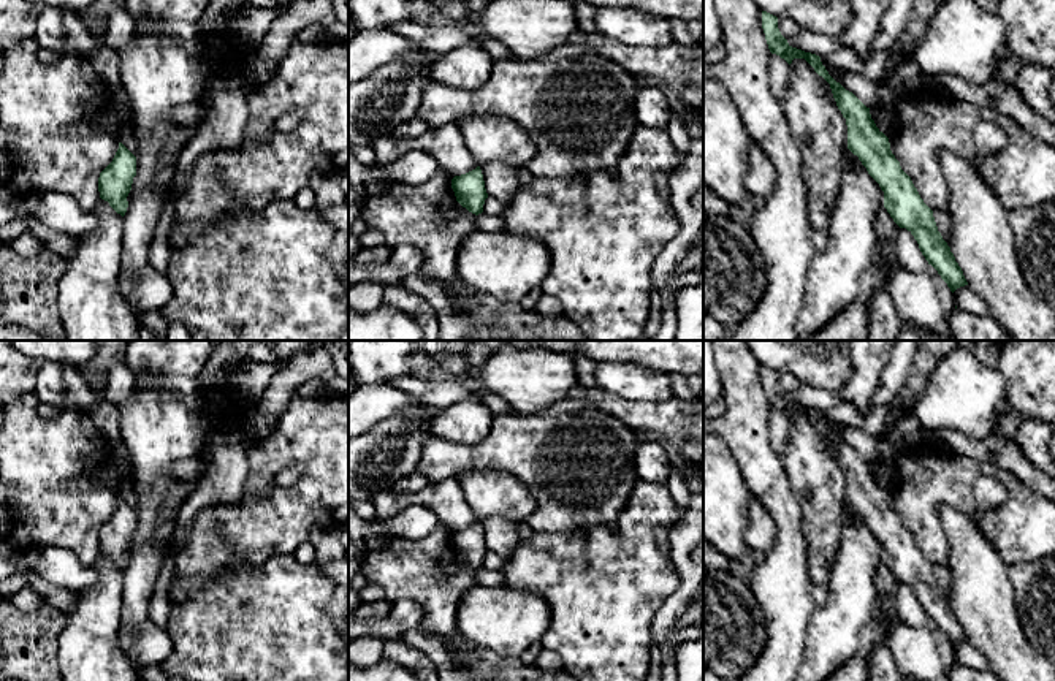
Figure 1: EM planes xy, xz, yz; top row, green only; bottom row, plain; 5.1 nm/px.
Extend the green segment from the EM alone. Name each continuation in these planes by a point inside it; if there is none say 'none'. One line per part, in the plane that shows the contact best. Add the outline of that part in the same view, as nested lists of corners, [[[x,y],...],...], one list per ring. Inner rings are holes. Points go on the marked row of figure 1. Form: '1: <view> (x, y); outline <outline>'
none

